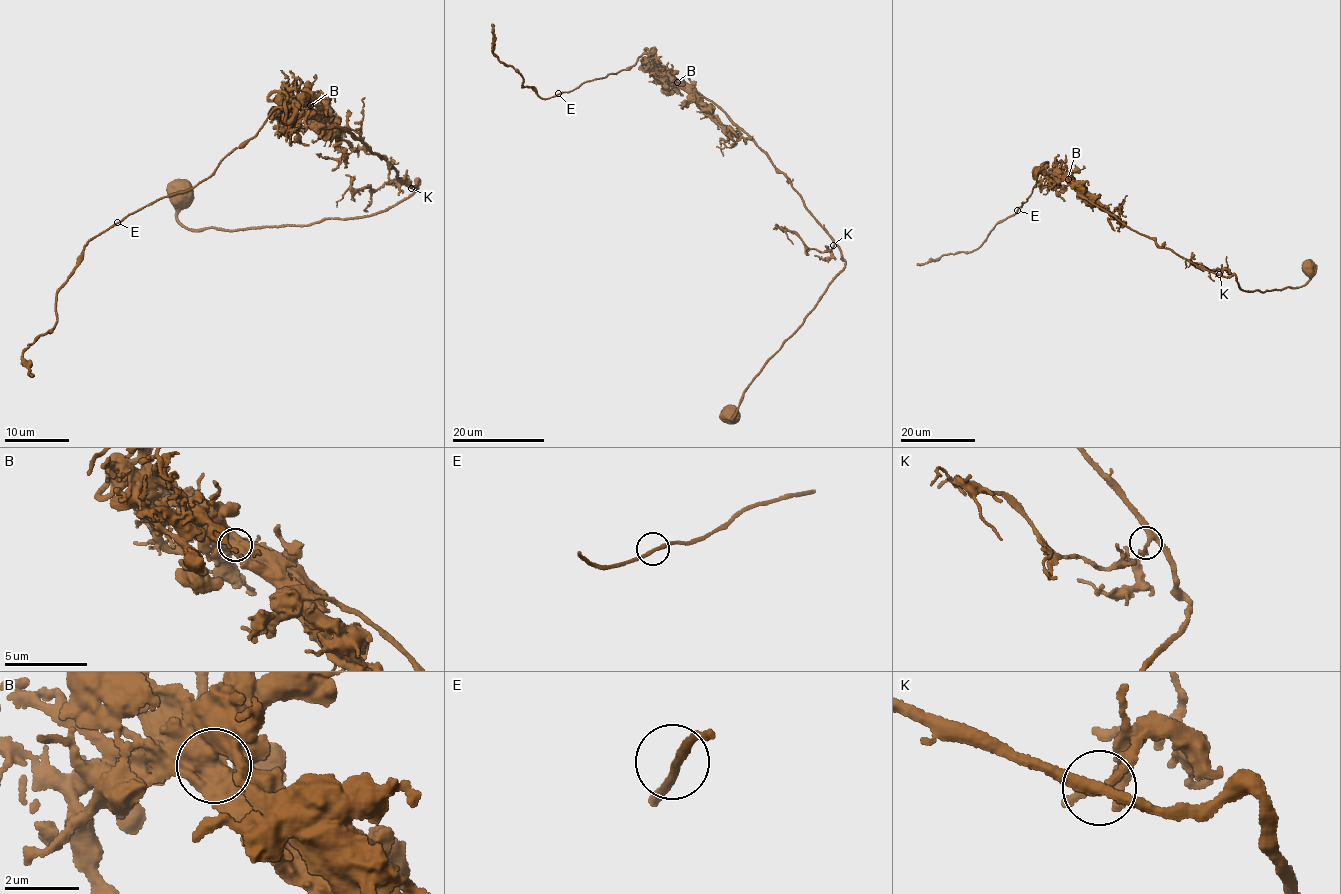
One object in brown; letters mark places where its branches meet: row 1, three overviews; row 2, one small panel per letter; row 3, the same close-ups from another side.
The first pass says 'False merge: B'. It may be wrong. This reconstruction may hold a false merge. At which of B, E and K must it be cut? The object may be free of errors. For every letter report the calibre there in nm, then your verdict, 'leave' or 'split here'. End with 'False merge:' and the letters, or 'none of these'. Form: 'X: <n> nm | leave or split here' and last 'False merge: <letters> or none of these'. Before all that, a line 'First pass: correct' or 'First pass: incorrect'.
First pass: correct
B: 1200 nm | split here
E: 190 nm | leave
K: 280 nm | leave
False merge: B

